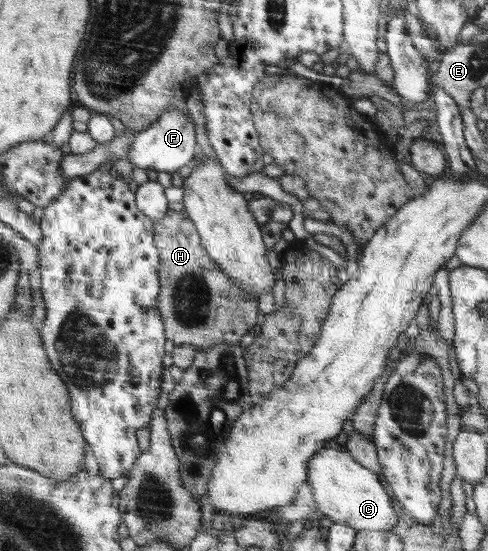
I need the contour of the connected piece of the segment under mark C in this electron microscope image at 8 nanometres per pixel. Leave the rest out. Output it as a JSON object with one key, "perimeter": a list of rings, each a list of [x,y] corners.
{"perimeter":[[[326,441],[307,463],[306,484],[311,488],[313,500],[324,517],[334,524],[341,524],[359,530],[382,532],[390,530],[397,524],[391,500],[379,478],[353,459],[351,453],[341,447],[337,441]]]}

